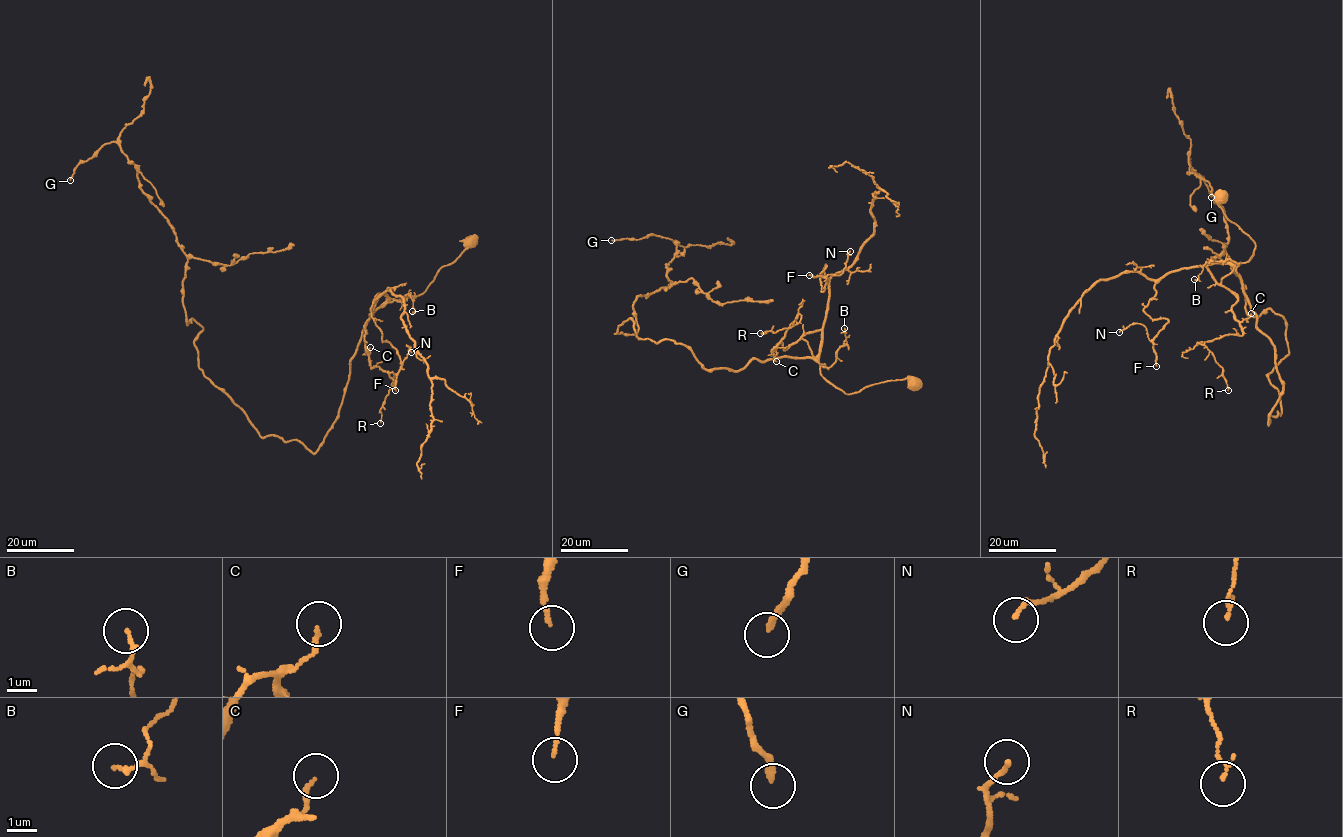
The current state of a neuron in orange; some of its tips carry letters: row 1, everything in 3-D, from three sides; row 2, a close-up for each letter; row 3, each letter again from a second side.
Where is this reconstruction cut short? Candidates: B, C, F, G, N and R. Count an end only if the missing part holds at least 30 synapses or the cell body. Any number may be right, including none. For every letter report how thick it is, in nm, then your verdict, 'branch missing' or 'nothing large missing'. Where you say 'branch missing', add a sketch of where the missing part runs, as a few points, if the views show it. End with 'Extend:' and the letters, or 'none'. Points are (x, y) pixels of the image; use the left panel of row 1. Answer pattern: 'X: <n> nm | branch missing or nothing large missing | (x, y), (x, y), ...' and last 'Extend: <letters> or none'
B: 150 nm | branch missing | (412, 311), (436, 309)
C: 140 nm | nothing large missing
F: 120 nm | nothing large missing
G: 180 nm | nothing large missing
N: 140 nm | nothing large missing
R: 130 nm | nothing large missing
Extend: B

